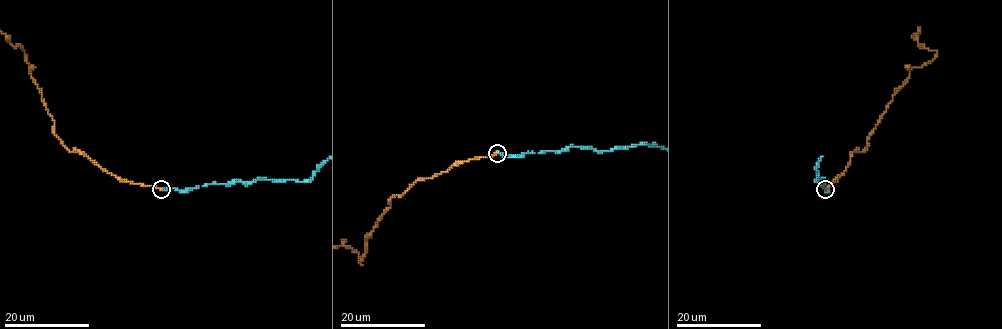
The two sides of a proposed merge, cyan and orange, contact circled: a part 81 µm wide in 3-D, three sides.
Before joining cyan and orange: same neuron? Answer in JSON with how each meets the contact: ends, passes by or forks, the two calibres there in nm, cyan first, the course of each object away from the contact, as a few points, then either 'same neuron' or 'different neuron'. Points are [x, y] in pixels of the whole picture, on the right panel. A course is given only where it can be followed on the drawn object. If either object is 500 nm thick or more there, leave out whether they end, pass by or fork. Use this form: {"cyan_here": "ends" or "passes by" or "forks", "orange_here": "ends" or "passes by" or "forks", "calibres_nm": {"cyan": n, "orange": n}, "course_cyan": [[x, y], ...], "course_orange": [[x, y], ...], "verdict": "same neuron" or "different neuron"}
{"cyan_here": "ends", "orange_here": "ends", "calibres_nm": {"cyan": 340, "orange": 190}, "verdict": "different neuron"}

